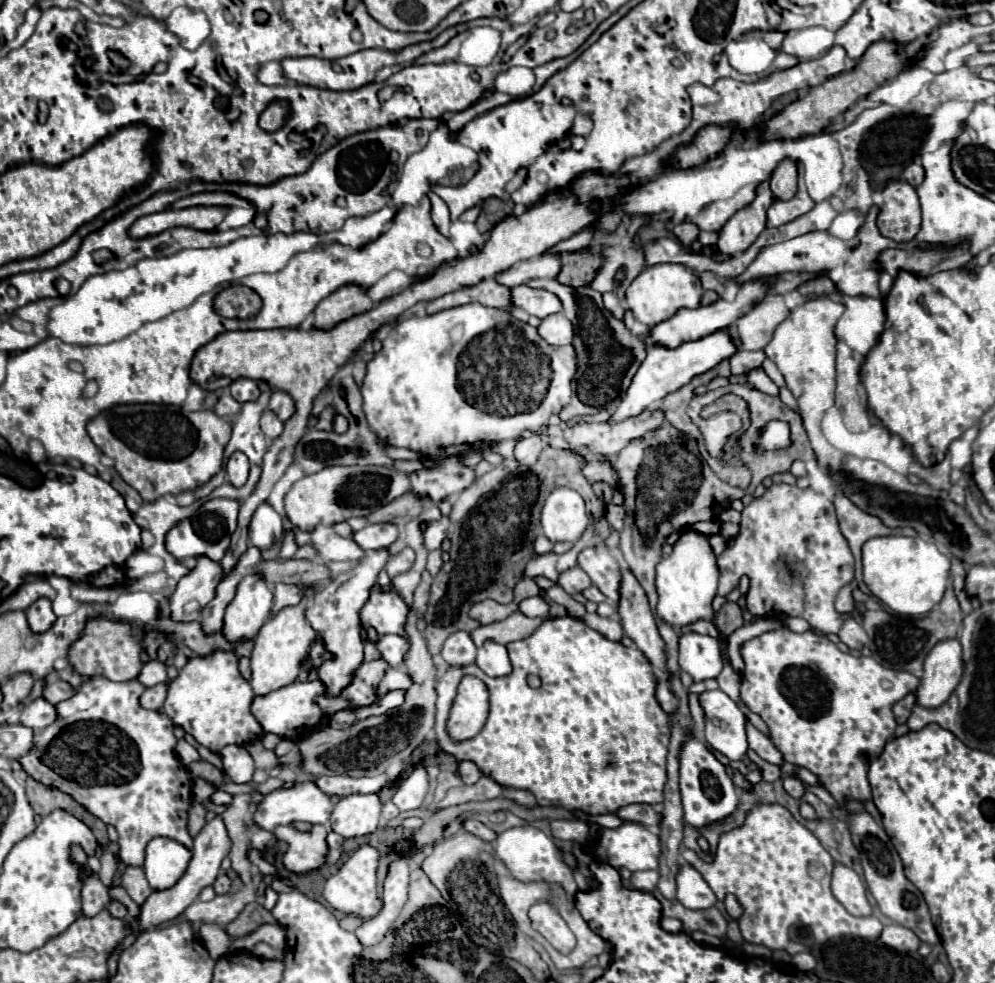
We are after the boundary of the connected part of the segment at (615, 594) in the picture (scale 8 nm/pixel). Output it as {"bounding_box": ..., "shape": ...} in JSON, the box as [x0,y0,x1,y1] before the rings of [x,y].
{"bounding_box":[578,544,620,604],"shape":[[[598,544],[592,548],[584,548],[578,554],[578,566],[590,576],[592,584],[604,592],[608,600],[618,604],[620,600],[620,564],[610,554],[608,546]]]}

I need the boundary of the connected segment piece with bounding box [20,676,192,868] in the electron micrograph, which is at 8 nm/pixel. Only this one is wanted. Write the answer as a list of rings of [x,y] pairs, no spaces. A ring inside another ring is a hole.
[[[104,676],[90,678],[78,688],[78,692],[72,698],[56,704],[56,722],[38,732],[34,736],[34,746],[30,754],[20,758],[20,764],[28,776],[32,776],[44,786],[58,788],[60,792],[72,796],[88,812],[104,820],[104,824],[112,824],[120,836],[120,860],[126,866],[140,868],[144,866],[146,844],[156,836],[176,840],[188,850],[192,850],[192,838],[186,826],[188,808],[192,800],[192,780],[188,776],[188,770],[180,764],[180,760],[174,754],[174,722],[162,710],[146,710],[140,706],[138,698],[144,690],[146,686],[138,680],[120,684]]]

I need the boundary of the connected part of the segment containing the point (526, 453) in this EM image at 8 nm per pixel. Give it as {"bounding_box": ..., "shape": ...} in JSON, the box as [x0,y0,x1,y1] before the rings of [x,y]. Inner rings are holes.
{"bounding_box":[514,434,544,466],"shape":[[[532,434],[532,436],[522,438],[522,440],[518,440],[518,442],[516,442],[516,448],[514,448],[514,458],[518,460],[518,464],[532,466],[532,464],[538,460],[538,456],[540,456],[542,448],[544,448],[544,444],[542,444],[540,436]]]}

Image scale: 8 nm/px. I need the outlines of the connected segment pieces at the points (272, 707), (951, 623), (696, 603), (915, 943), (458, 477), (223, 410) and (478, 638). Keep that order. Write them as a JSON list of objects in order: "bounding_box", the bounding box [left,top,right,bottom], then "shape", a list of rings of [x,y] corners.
[{"bounding_box":[252,680,326,740],"shape":[[[320,680],[294,682],[294,684],[286,686],[286,688],[270,692],[270,694],[256,696],[254,702],[252,702],[252,714],[256,716],[256,720],[260,722],[264,732],[272,732],[272,734],[278,734],[280,738],[294,740],[294,736],[291,736],[290,733],[292,730],[296,730],[296,732],[304,732],[304,737],[305,735],[307,737],[308,733],[311,735],[321,727],[322,712],[318,708],[318,704],[314,702],[314,696],[324,694],[324,690],[326,688],[324,688],[324,684]]]},{"bounding_box":[864,586,962,672],"shape":[[[948,586],[948,592],[944,596],[944,600],[938,604],[938,608],[934,608],[932,612],[928,612],[926,616],[918,618],[918,616],[898,616],[898,614],[890,614],[886,610],[876,610],[876,612],[866,612],[864,614],[864,630],[868,634],[868,648],[872,650],[872,656],[876,662],[880,662],[886,668],[892,670],[906,670],[906,672],[918,672],[922,670],[924,658],[928,656],[928,652],[942,640],[950,640],[956,638],[956,634],[962,628],[962,612],[958,606],[958,600],[952,592],[952,586]]]},{"bounding_box":[656,530,720,630],"shape":[[[694,530],[684,532],[680,540],[674,544],[672,554],[662,558],[656,568],[656,588],[658,588],[656,616],[666,624],[670,624],[674,630],[680,630],[682,626],[688,626],[702,618],[714,622],[712,598],[716,596],[718,576],[720,572],[716,566],[716,556],[708,544],[708,536],[698,534]]]},{"bounding_box":[880,924,920,952],"shape":[[[900,924],[884,926],[884,930],[882,930],[882,934],[880,934],[880,940],[882,940],[886,946],[890,946],[890,948],[894,948],[894,950],[898,950],[898,952],[916,952],[918,946],[920,946],[918,936],[916,936],[912,930],[900,926]]]},{"bounding_box":[410,456,476,504],"shape":[[[462,456],[444,458],[434,468],[422,468],[410,474],[410,484],[412,484],[414,494],[420,498],[430,496],[436,504],[450,494],[462,492],[474,480],[476,480],[476,474],[470,466],[464,464]]]},{"bounding_box":[214,392,240,416],"shape":[[[224,392],[224,394],[218,398],[216,406],[214,406],[214,412],[216,412],[218,416],[234,416],[238,410],[240,410],[240,404],[238,404],[228,392]]]},{"bounding_box":[470,612,544,646],"shape":[[[514,612],[512,616],[508,616],[502,622],[494,622],[494,624],[476,628],[470,636],[476,646],[484,644],[486,640],[494,640],[494,642],[506,646],[510,642],[528,638],[542,622],[544,622],[544,618],[526,618],[520,612]]]}]

